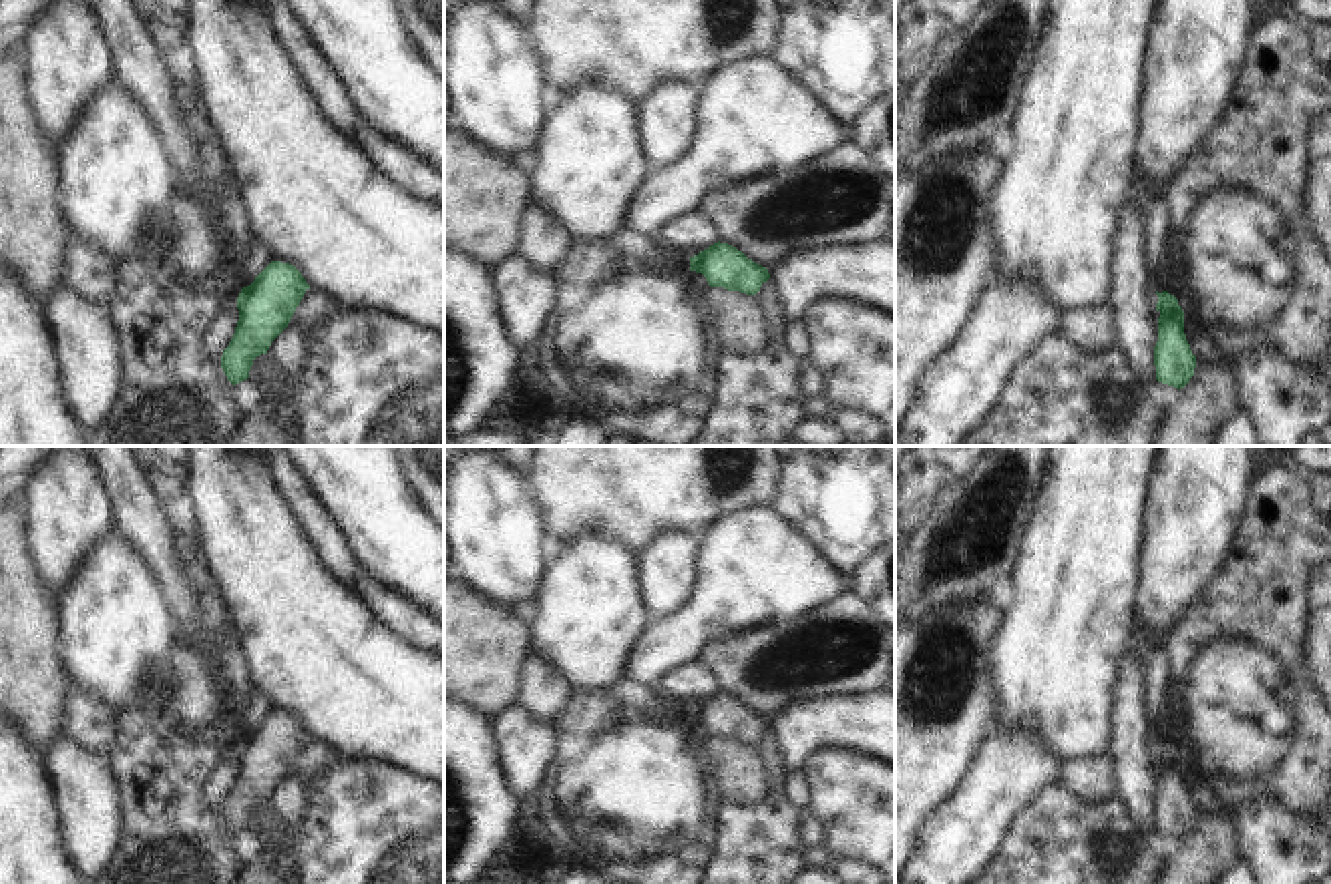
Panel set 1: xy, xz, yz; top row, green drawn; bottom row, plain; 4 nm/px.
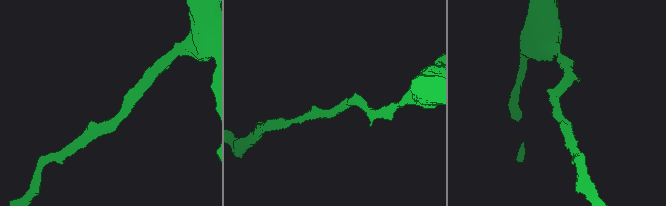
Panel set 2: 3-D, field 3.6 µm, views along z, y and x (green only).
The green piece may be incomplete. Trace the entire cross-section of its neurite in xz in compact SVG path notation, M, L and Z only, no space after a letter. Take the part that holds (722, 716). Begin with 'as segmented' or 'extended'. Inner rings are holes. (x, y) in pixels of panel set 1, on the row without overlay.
as segmented | M720 691L690 707L690 721L702 723L710 737L724 737L746 745L756 745L770 729L766 717Z

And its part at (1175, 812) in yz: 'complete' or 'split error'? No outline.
complete

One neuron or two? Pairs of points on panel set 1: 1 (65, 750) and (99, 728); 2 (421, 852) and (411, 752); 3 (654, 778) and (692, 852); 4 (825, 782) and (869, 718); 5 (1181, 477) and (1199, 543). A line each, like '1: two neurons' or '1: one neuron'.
1: two neurons
2: two neurons
3: one neuron
4: two neurons
5: one neuron

